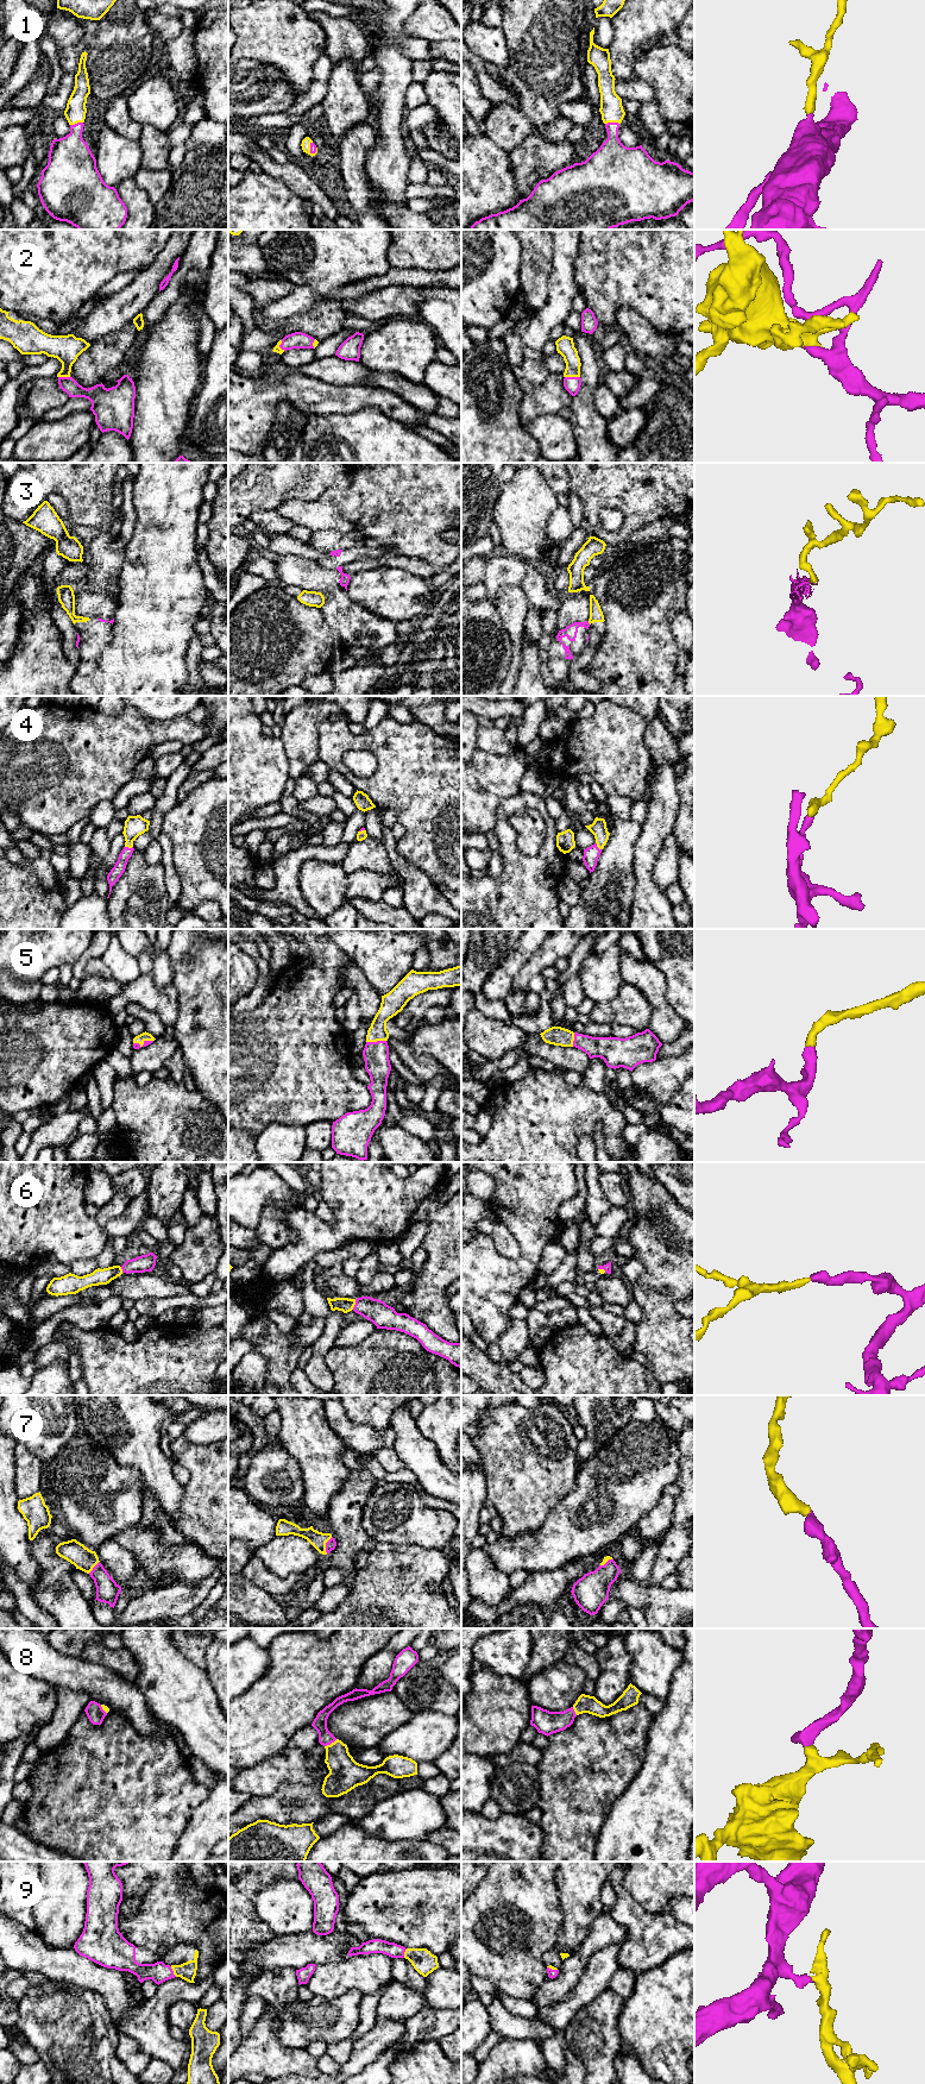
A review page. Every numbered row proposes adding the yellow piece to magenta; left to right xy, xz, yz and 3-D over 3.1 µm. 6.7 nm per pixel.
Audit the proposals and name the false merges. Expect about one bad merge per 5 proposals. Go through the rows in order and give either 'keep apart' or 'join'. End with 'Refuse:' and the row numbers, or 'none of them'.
1: join
2: join
3: keep apart
4: join
5: join
6: join
7: join
8: join
9: join
Refuse: 3

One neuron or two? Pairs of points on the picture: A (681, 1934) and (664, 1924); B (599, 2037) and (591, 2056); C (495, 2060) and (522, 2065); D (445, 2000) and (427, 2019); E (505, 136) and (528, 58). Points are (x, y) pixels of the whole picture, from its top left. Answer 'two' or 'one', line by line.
A: one
B: one
C: one
D: two
E: one

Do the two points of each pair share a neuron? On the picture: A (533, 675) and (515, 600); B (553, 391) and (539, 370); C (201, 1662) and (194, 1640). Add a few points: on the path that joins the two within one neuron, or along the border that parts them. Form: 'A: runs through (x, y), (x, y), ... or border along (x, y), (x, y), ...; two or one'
A: border along (524, 635), (520, 665); two
B: border along (551, 372), (539, 384), (532, 384), (517, 377); two
C: runs through (197, 1657), (194, 1645); one

